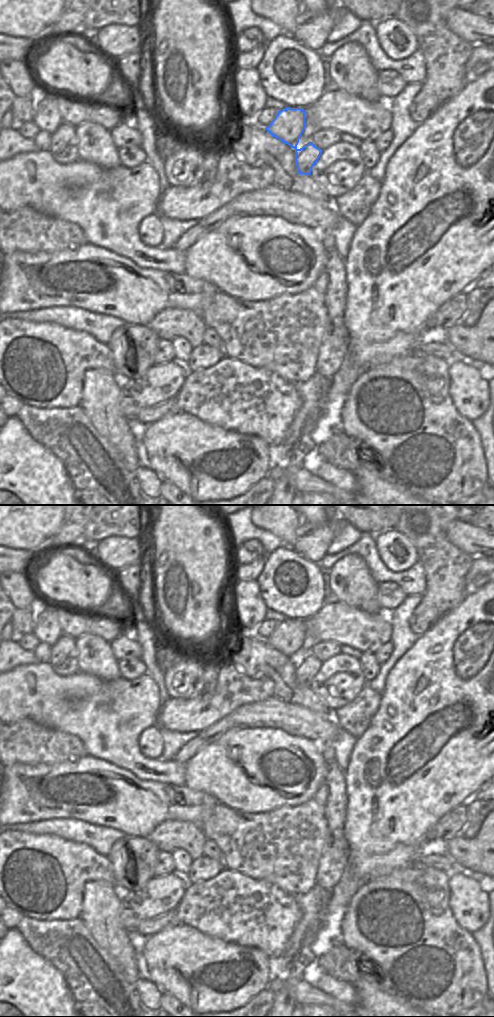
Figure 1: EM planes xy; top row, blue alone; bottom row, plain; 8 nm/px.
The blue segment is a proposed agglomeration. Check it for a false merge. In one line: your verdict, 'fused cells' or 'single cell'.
fused cells

